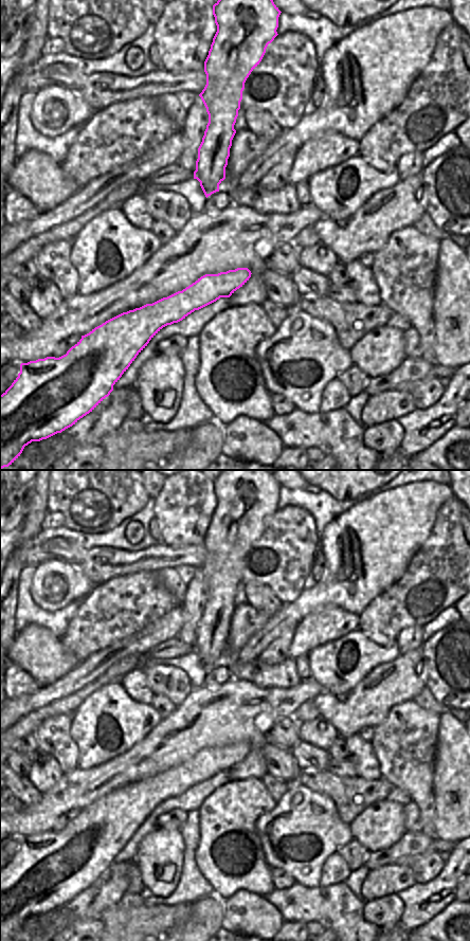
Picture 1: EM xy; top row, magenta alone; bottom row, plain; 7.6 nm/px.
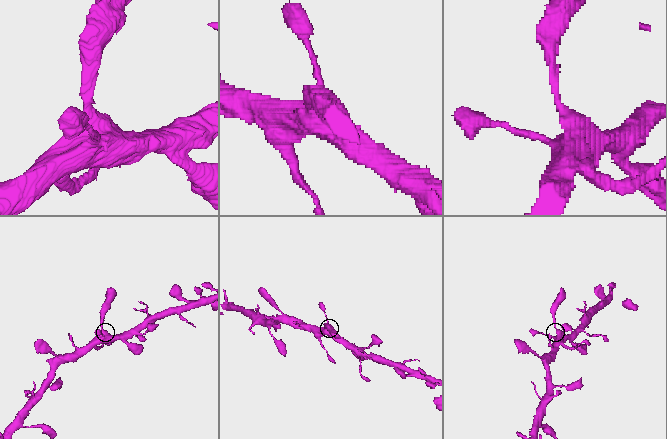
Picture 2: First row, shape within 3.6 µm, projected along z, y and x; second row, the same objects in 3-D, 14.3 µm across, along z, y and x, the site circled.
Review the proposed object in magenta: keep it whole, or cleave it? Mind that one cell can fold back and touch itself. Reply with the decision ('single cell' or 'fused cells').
single cell

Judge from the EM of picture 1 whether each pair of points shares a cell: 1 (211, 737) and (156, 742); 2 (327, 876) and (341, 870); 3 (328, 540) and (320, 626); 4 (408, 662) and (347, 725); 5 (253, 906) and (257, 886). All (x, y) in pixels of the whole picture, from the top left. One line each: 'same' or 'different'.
1: same
2: same
3: different
4: same
5: different

